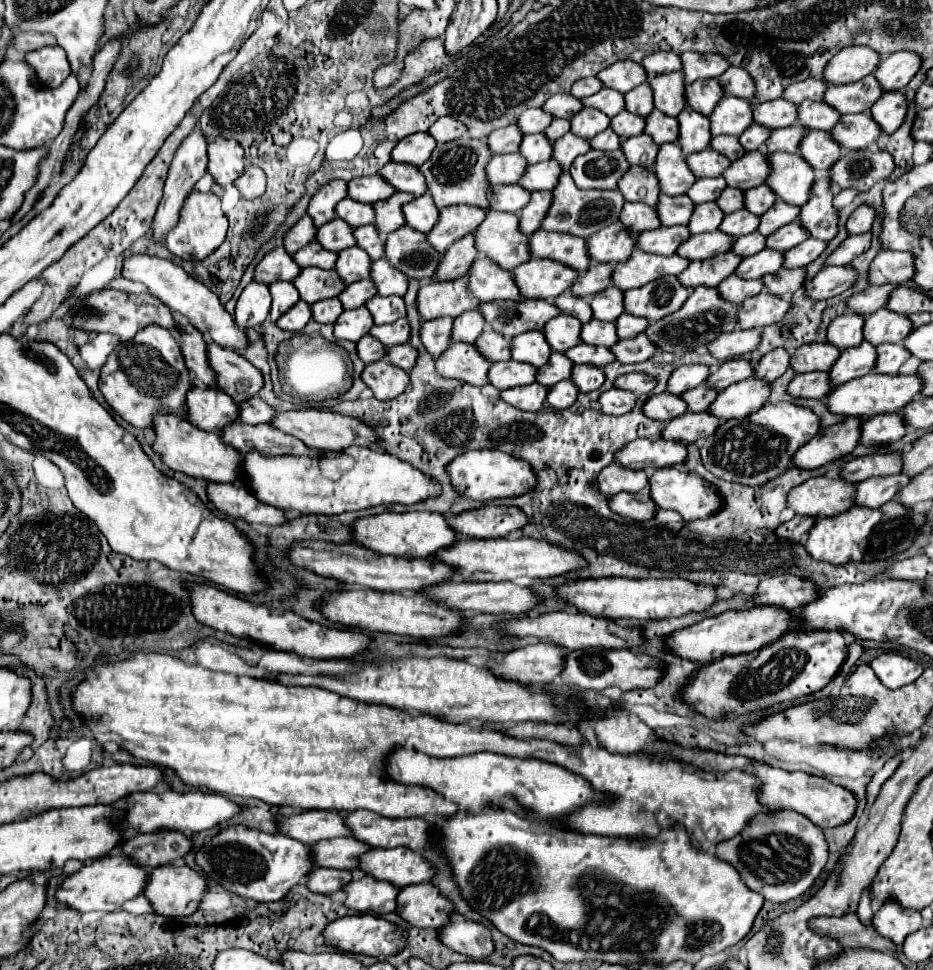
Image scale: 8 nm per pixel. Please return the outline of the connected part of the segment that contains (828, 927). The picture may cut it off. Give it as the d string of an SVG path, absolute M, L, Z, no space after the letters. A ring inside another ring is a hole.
M848 913L842 917L812 917L810 919L810 929L818 935L826 935L836 939L844 949L848 947L868 947L874 951L888 951L894 953L896 945L878 935L874 927L866 927L860 923L856 913Z

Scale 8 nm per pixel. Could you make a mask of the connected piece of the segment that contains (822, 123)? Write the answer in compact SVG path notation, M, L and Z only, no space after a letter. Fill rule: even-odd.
M806 101L798 105L798 123L804 129L818 129L818 131L830 131L840 119L840 113L834 111L834 107L826 103L814 103Z

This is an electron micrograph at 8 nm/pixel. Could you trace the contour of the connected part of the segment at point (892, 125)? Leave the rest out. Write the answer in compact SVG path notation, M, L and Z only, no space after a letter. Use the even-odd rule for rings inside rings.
M902 91L884 93L874 107L870 107L870 115L880 125L882 133L894 133L906 117L906 99Z

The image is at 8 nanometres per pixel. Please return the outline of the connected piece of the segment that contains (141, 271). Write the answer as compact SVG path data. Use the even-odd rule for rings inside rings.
M138 253L138 255L130 255L130 257L124 259L124 263L122 263L122 277L146 285L146 289L154 297L158 297L172 311L178 311L182 317L186 317L190 323L194 323L194 327L198 331L208 335L218 345L222 345L226 349L234 349L234 351L238 351L238 349L248 345L244 329L240 329L234 323L234 317L218 301L218 295L212 293L202 281L196 281L194 277L190 277L180 265L176 265L176 263L168 261L168 259L160 259L160 257L152 257L152 255L146 255L146 253Z

